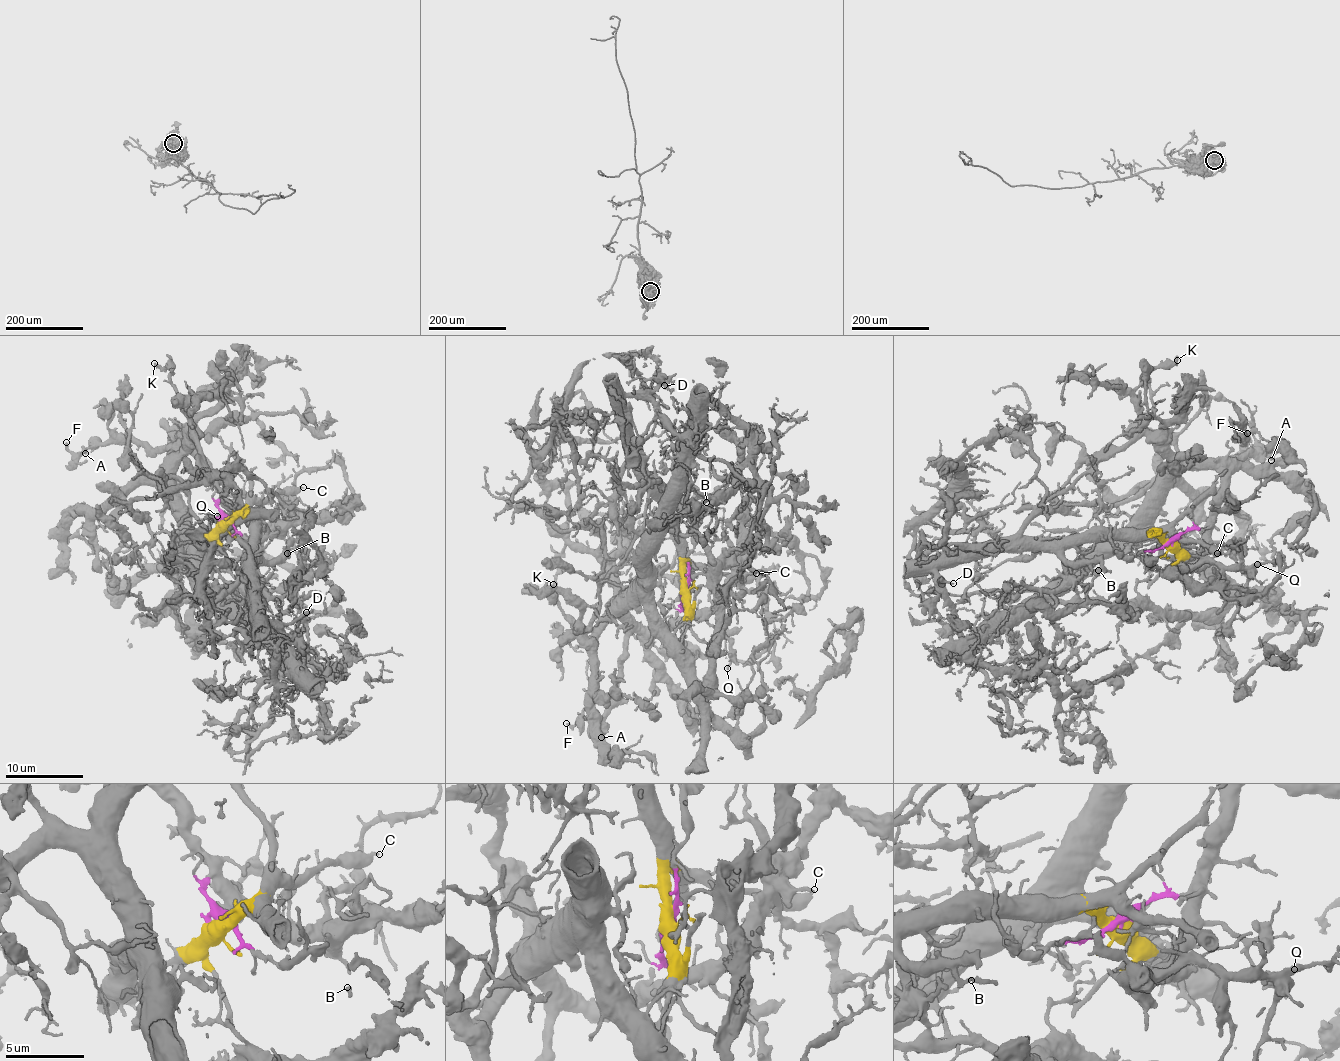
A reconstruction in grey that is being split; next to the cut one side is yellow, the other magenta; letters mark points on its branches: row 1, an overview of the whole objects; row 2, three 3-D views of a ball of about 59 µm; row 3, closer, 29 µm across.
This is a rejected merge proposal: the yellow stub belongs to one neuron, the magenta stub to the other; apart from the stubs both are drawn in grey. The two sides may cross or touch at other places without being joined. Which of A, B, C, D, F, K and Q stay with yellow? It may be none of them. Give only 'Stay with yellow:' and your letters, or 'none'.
Stay with yellow: B, C, D

